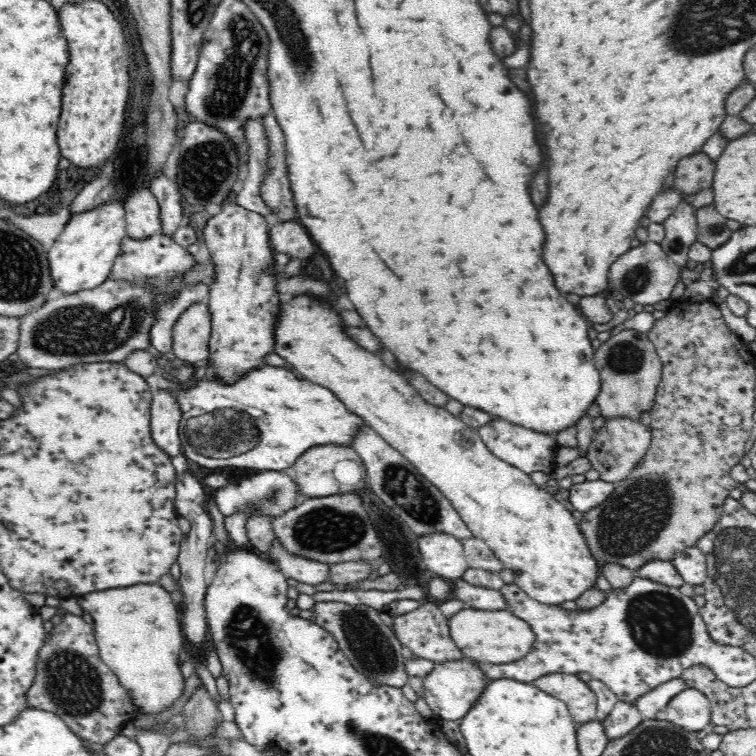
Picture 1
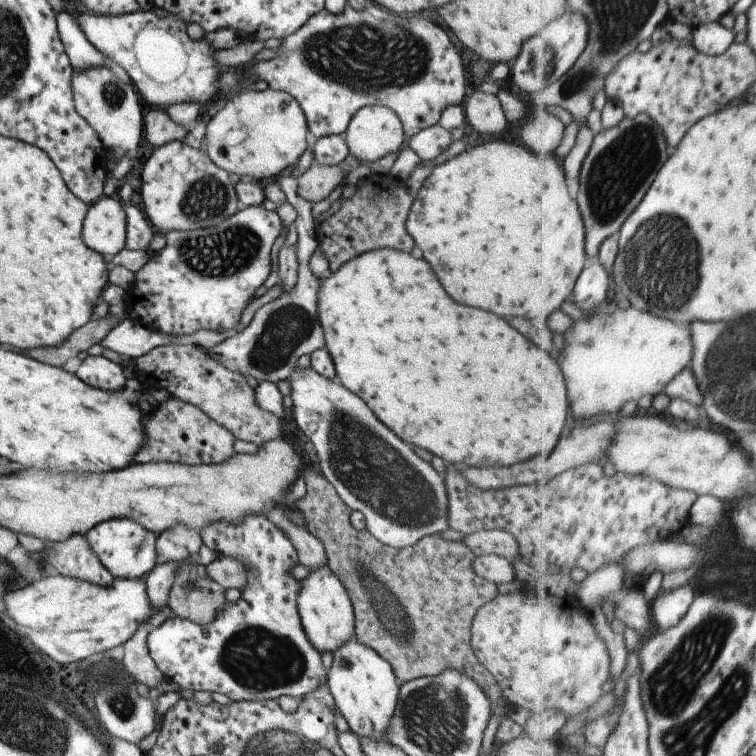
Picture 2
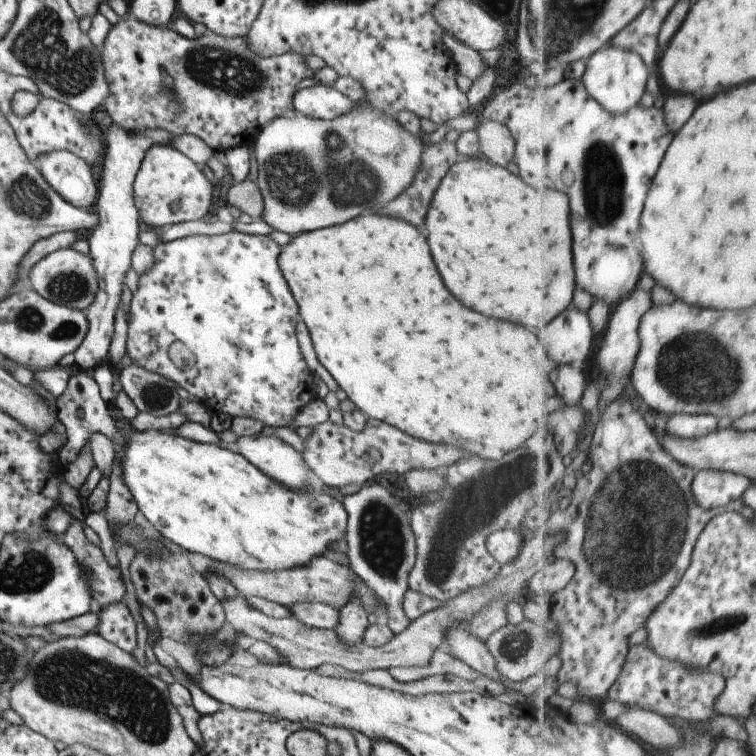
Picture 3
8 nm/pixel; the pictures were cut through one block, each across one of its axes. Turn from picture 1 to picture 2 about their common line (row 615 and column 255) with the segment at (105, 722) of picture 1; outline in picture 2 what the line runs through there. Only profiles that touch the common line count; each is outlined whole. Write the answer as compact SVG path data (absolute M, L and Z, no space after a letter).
M374 3L367 5L361 10L353 10L353 8L345 6L342 12L337 14L332 14L323 9L312 17L309 17L307 22L305 22L303 26L299 26L293 34L289 34L289 36L280 39L280 45L277 47L274 57L265 61L252 61L241 71L247 75L252 75L256 80L264 81L267 84L267 89L283 91L290 94L291 98L297 101L297 104L303 111L307 130L310 133L311 139L327 135L342 135L345 132L350 117L352 117L359 108L373 105L383 105L389 108L389 110L393 110L403 126L404 136L411 137L425 127L438 124L439 114L443 112L443 108L447 106L459 106L459 104L462 103L461 100L465 97L465 72L463 72L459 54L455 52L453 44L449 42L449 38L447 38L447 34L442 28L433 22L429 22L429 20L425 20L420 13L395 14Z

